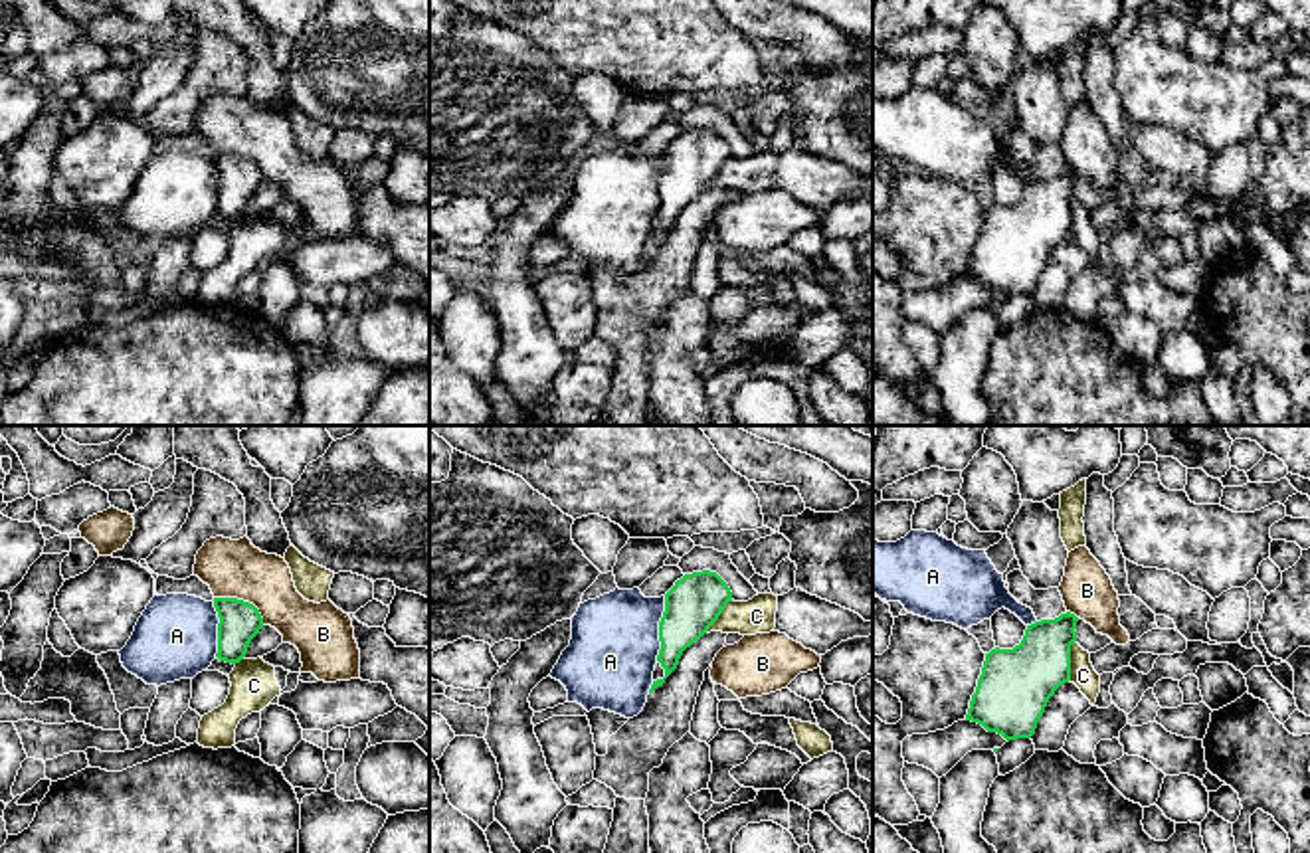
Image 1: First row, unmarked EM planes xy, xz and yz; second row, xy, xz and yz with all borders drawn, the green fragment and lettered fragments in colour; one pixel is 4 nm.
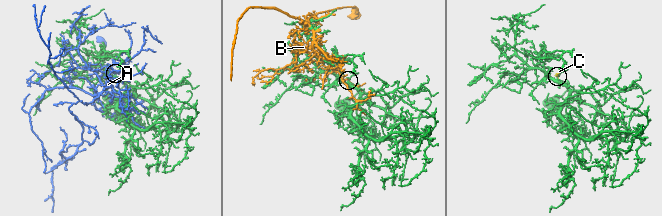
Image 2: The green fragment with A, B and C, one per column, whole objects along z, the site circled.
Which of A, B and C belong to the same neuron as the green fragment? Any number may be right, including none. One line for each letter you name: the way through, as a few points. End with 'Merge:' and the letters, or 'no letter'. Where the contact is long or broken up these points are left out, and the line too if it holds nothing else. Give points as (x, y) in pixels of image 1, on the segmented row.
Merge: no letter

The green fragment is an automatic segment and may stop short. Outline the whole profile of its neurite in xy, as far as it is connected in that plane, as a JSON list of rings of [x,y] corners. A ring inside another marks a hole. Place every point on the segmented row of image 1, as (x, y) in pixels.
[[[214,598],[214,608],[220,617],[216,657],[235,665],[263,627],[263,617],[253,604],[237,598]]]

